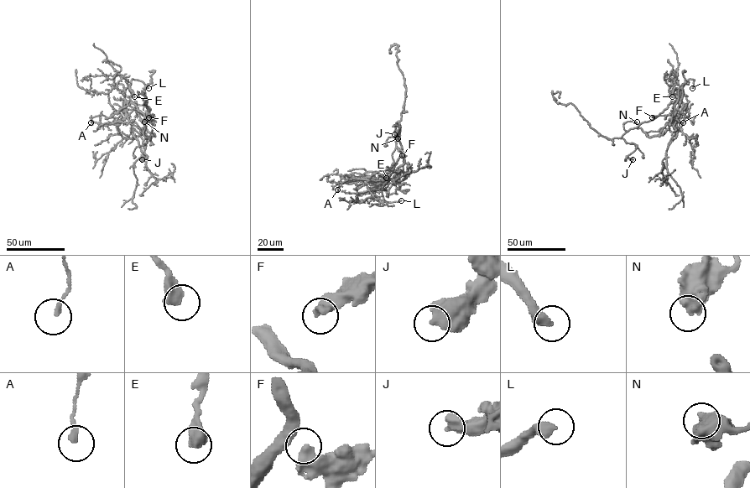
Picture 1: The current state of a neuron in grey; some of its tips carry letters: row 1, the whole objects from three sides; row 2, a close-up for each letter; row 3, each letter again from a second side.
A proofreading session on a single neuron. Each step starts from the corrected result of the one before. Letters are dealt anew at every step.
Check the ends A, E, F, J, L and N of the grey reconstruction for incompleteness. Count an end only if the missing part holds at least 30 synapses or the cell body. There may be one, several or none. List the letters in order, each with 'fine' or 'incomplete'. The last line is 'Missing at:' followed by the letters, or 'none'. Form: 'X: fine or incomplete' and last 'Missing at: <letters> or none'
A: fine
E: fine
F: fine
J: fine
L: incomplete
N: fine
Missing at: L

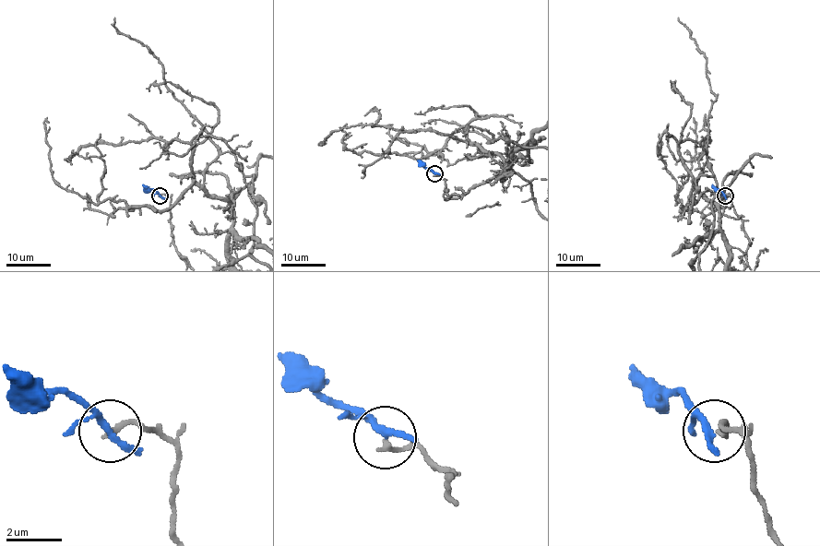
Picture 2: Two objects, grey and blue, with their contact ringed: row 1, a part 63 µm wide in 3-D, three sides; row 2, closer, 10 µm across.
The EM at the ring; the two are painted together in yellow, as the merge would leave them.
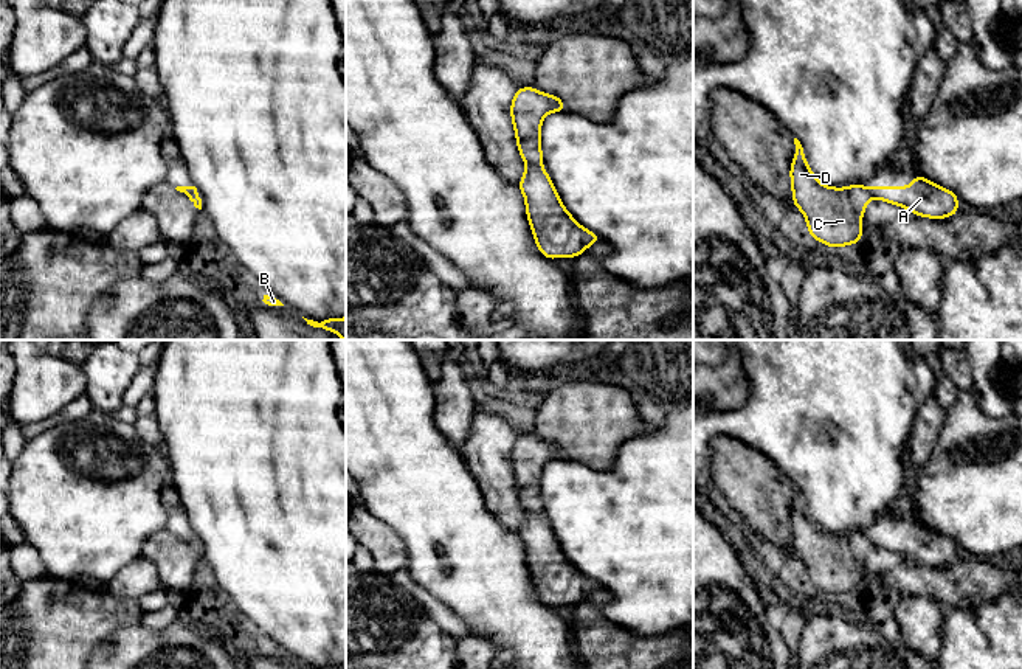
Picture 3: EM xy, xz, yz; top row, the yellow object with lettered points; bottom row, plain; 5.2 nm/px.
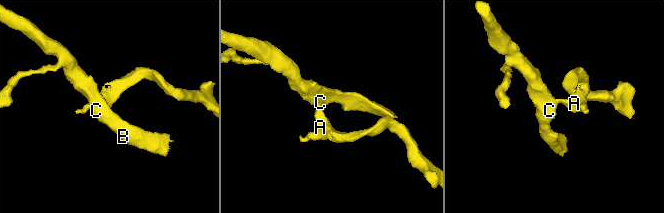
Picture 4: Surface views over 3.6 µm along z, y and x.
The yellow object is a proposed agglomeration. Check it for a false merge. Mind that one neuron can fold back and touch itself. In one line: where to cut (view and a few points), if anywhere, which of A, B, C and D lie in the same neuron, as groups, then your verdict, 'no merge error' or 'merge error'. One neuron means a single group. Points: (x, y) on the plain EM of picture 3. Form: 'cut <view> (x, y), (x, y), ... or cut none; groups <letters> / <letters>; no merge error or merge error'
cut xz (526, 509), (542, 516); groups A / B C D; merge error

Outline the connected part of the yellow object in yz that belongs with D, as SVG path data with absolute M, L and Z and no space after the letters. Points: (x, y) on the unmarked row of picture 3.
M794 486L796 500L789 517L794 554L805 563L808 581L827 594L861 590L862 562L872 546L865 534L825 534L810 517L803 495Z

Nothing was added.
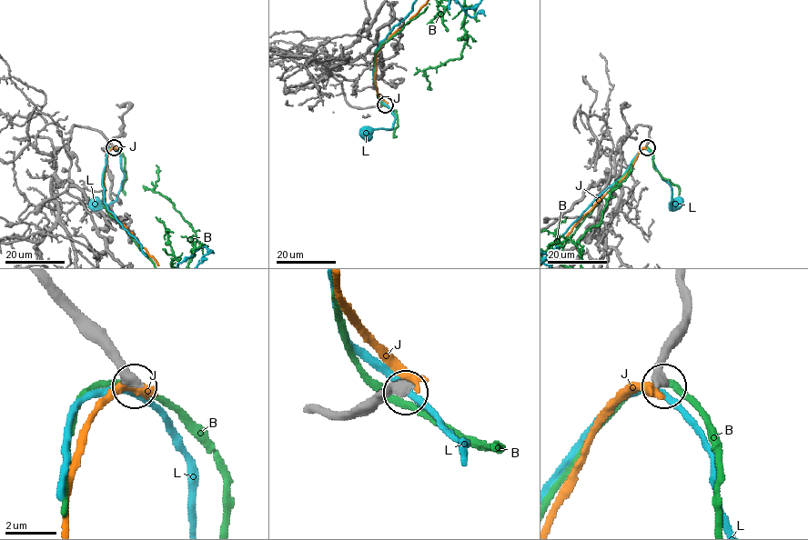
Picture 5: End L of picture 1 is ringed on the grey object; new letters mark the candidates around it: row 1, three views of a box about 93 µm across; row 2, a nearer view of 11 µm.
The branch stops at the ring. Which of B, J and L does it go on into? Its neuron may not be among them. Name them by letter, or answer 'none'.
none

